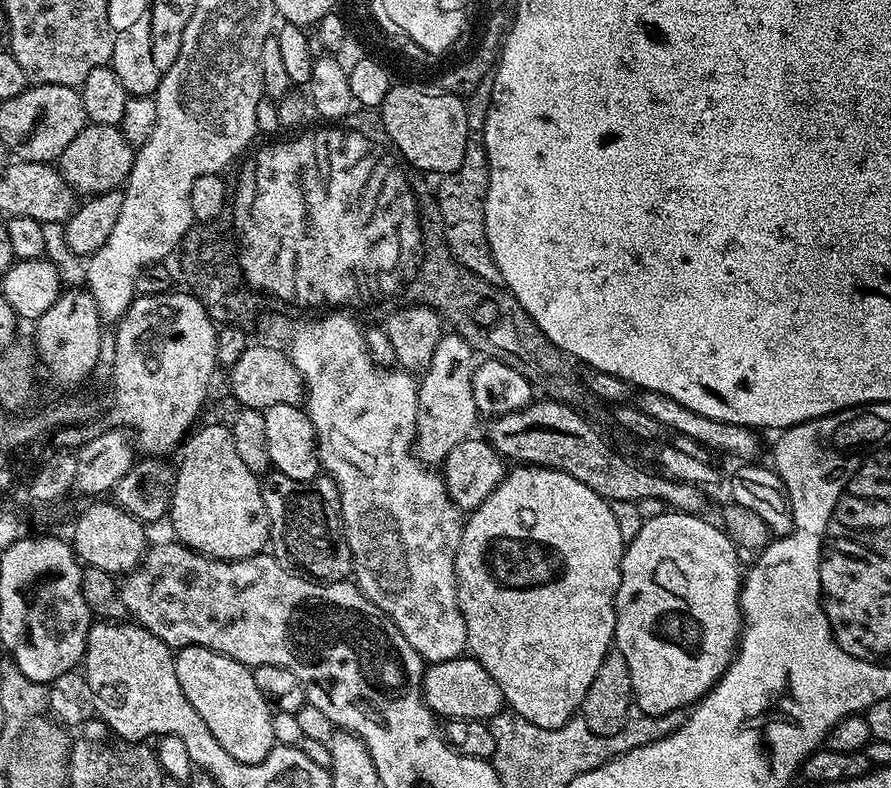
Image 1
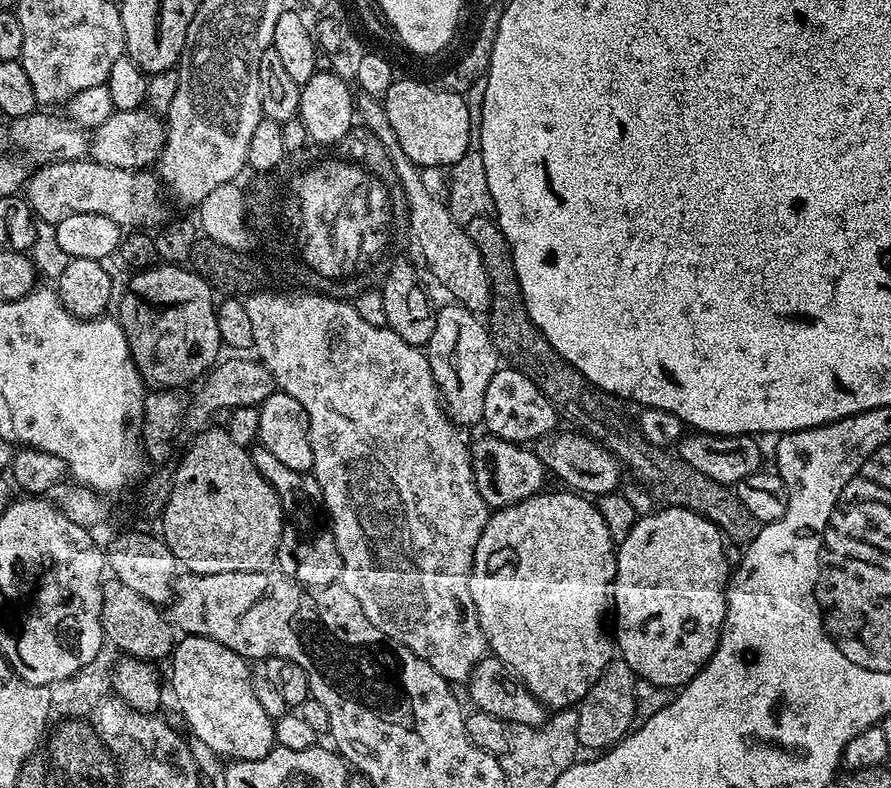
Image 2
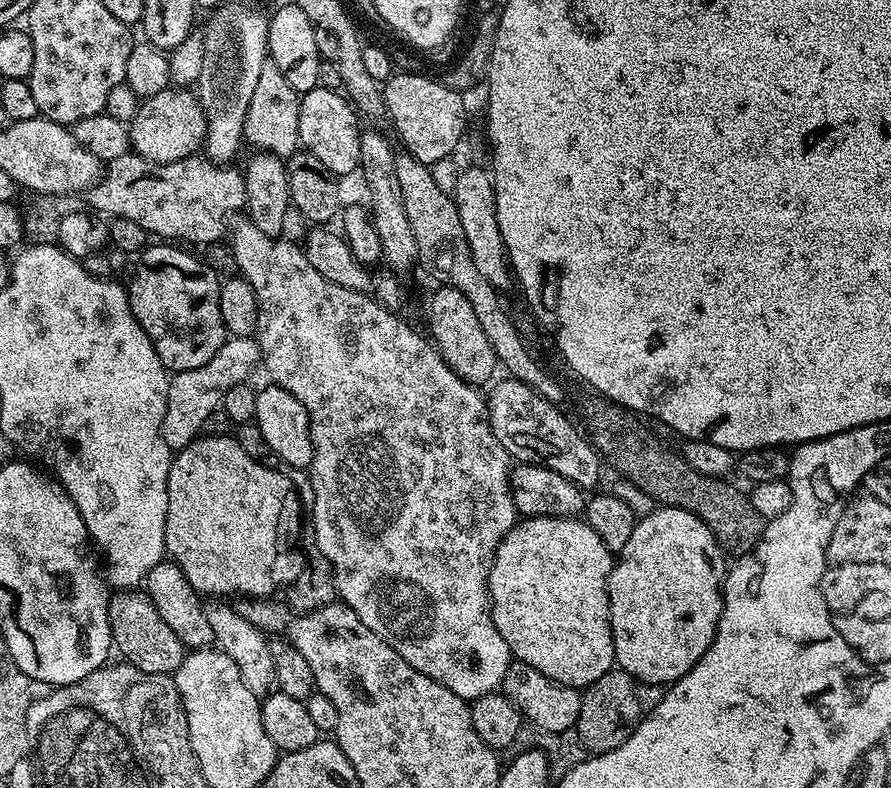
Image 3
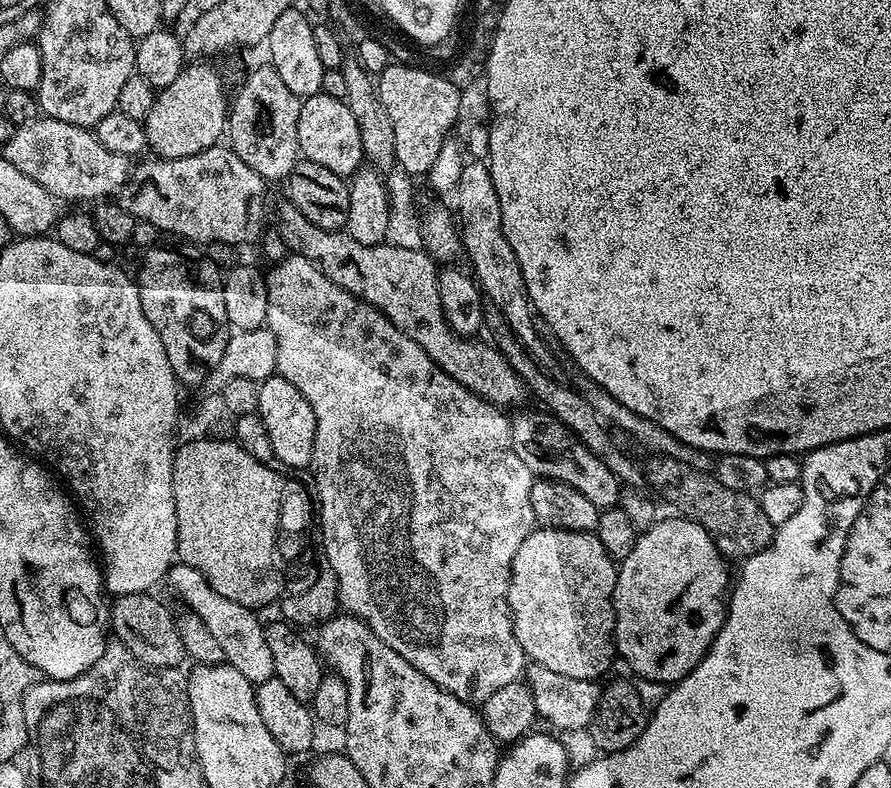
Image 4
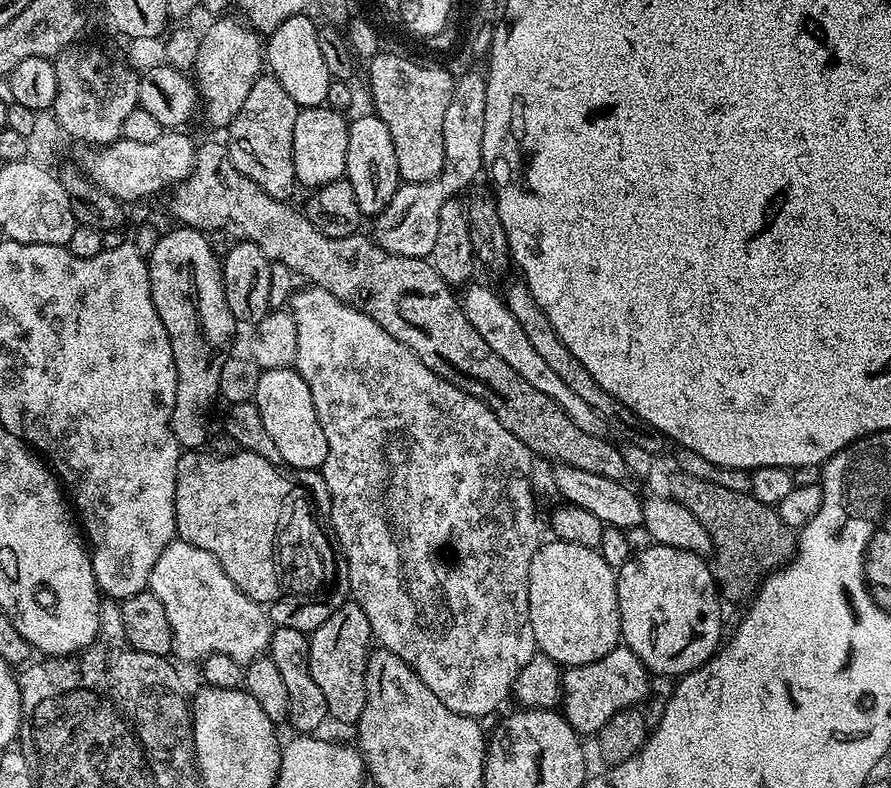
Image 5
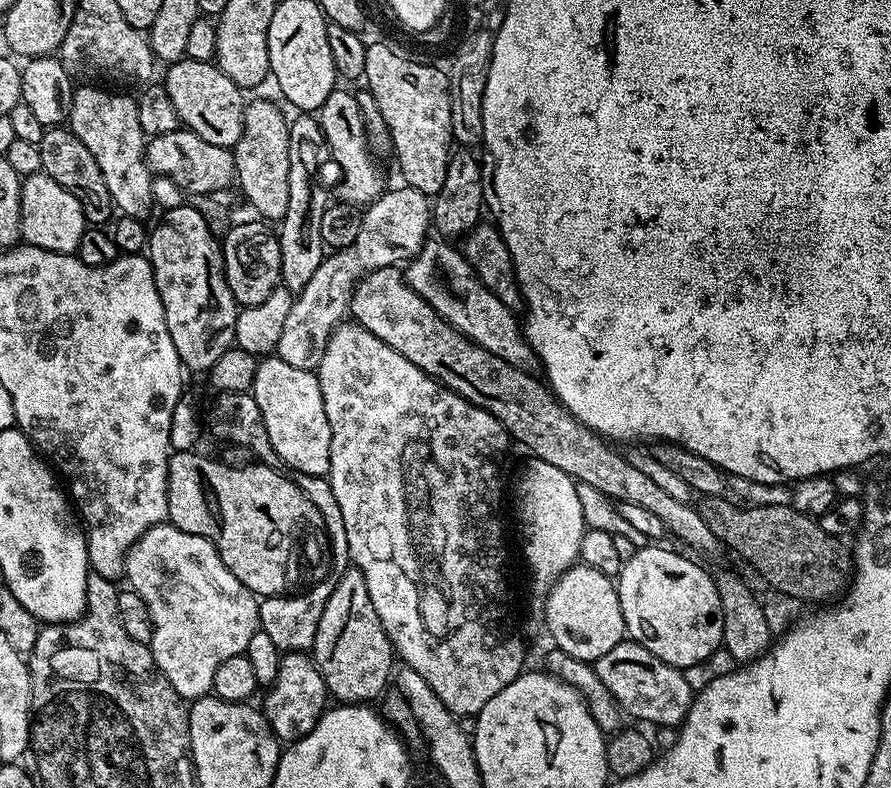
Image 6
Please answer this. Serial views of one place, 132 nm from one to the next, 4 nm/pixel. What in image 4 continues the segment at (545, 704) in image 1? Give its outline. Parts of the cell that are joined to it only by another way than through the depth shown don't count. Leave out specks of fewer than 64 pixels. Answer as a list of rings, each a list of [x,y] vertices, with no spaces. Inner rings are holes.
[[[537,527],[528,535],[526,542],[518,546],[518,554],[514,554],[512,563],[512,573],[508,583],[508,605],[512,611],[512,625],[514,634],[522,646],[525,657],[533,664],[546,666],[546,670],[554,670],[554,674],[566,674],[566,678],[582,678],[583,680],[599,681],[600,676],[608,672],[608,667],[614,660],[614,633],[616,631],[616,612],[612,608],[612,595],[616,585],[617,561],[612,559],[610,554],[606,554],[606,546],[597,538],[595,532],[575,532],[574,530],[562,530],[561,528]]]

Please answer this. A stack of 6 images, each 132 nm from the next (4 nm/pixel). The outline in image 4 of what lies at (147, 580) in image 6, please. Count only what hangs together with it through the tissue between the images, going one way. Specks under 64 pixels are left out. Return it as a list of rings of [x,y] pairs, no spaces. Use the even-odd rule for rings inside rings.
[[[173,563],[166,577],[166,584],[180,595],[182,603],[188,604],[187,611],[200,618],[206,624],[206,630],[210,630],[210,634],[218,638],[225,661],[232,664],[238,674],[246,674],[246,678],[254,686],[274,676],[274,658],[270,654],[270,646],[266,646],[265,625],[260,624],[256,617],[259,615],[253,609],[238,606],[238,602],[230,602],[230,598],[222,598],[222,594],[218,594],[218,590],[214,590],[210,582],[206,582],[206,578],[202,578],[202,574],[194,570],[194,566]]]

